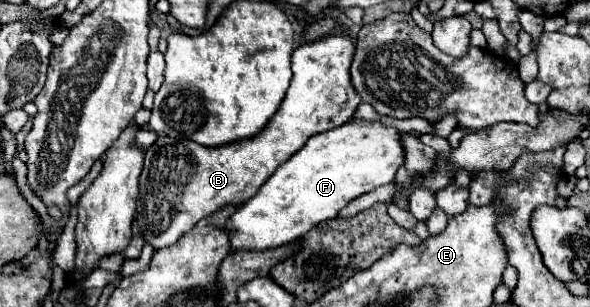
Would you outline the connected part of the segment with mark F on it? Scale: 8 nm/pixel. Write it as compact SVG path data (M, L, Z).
M352 117L346 125L338 129L330 129L324 133L318 133L308 139L308 143L294 153L284 165L280 165L274 175L260 187L260 191L246 201L246 205L240 205L238 211L228 221L228 233L230 243L234 249L274 249L280 245L286 245L294 239L304 237L314 225L334 219L348 201L372 191L378 185L392 183L396 177L396 171L404 165L404 145L402 137L406 133L388 127L380 121L366 121Z

